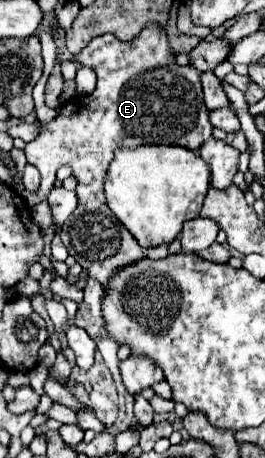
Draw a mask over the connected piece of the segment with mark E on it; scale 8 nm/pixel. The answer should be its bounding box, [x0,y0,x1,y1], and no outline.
[23,22,213,290]

